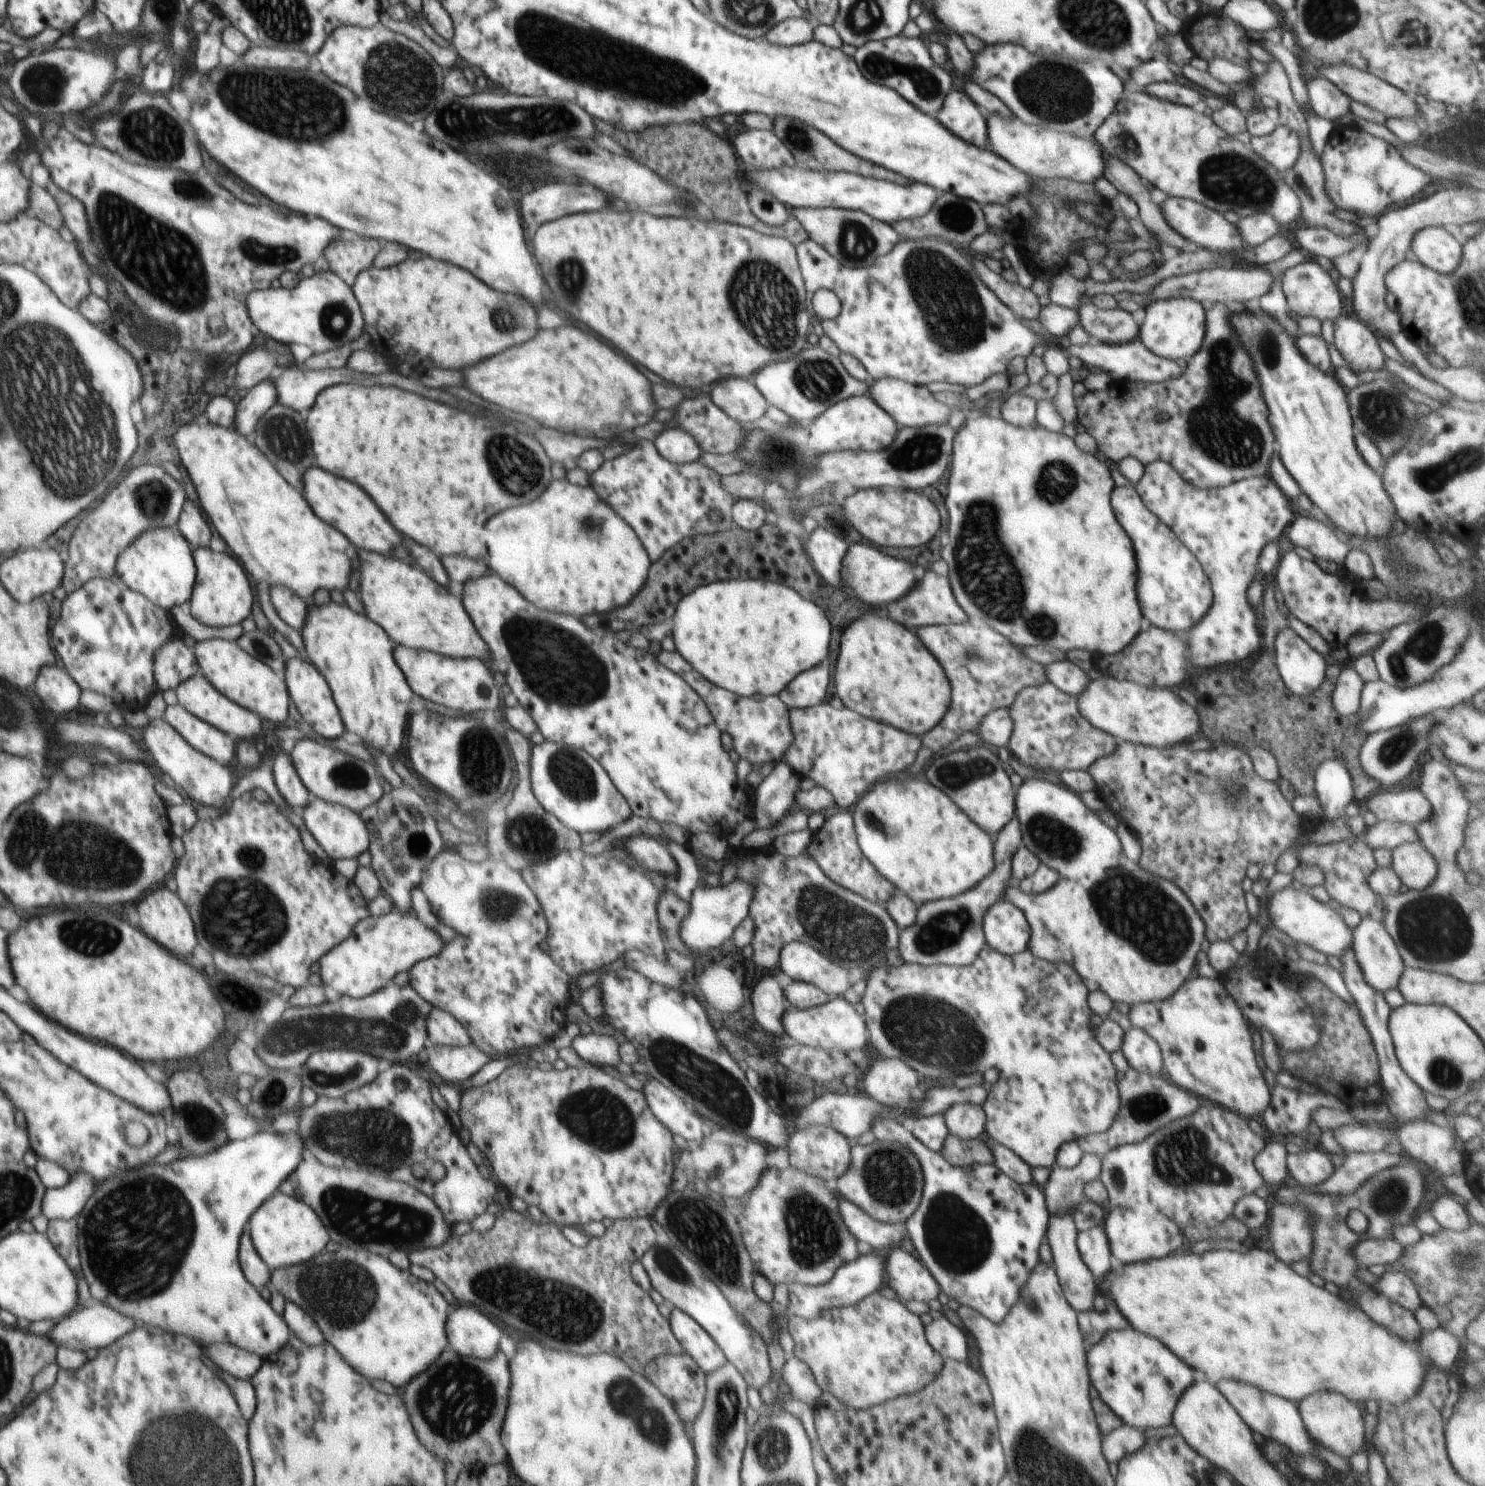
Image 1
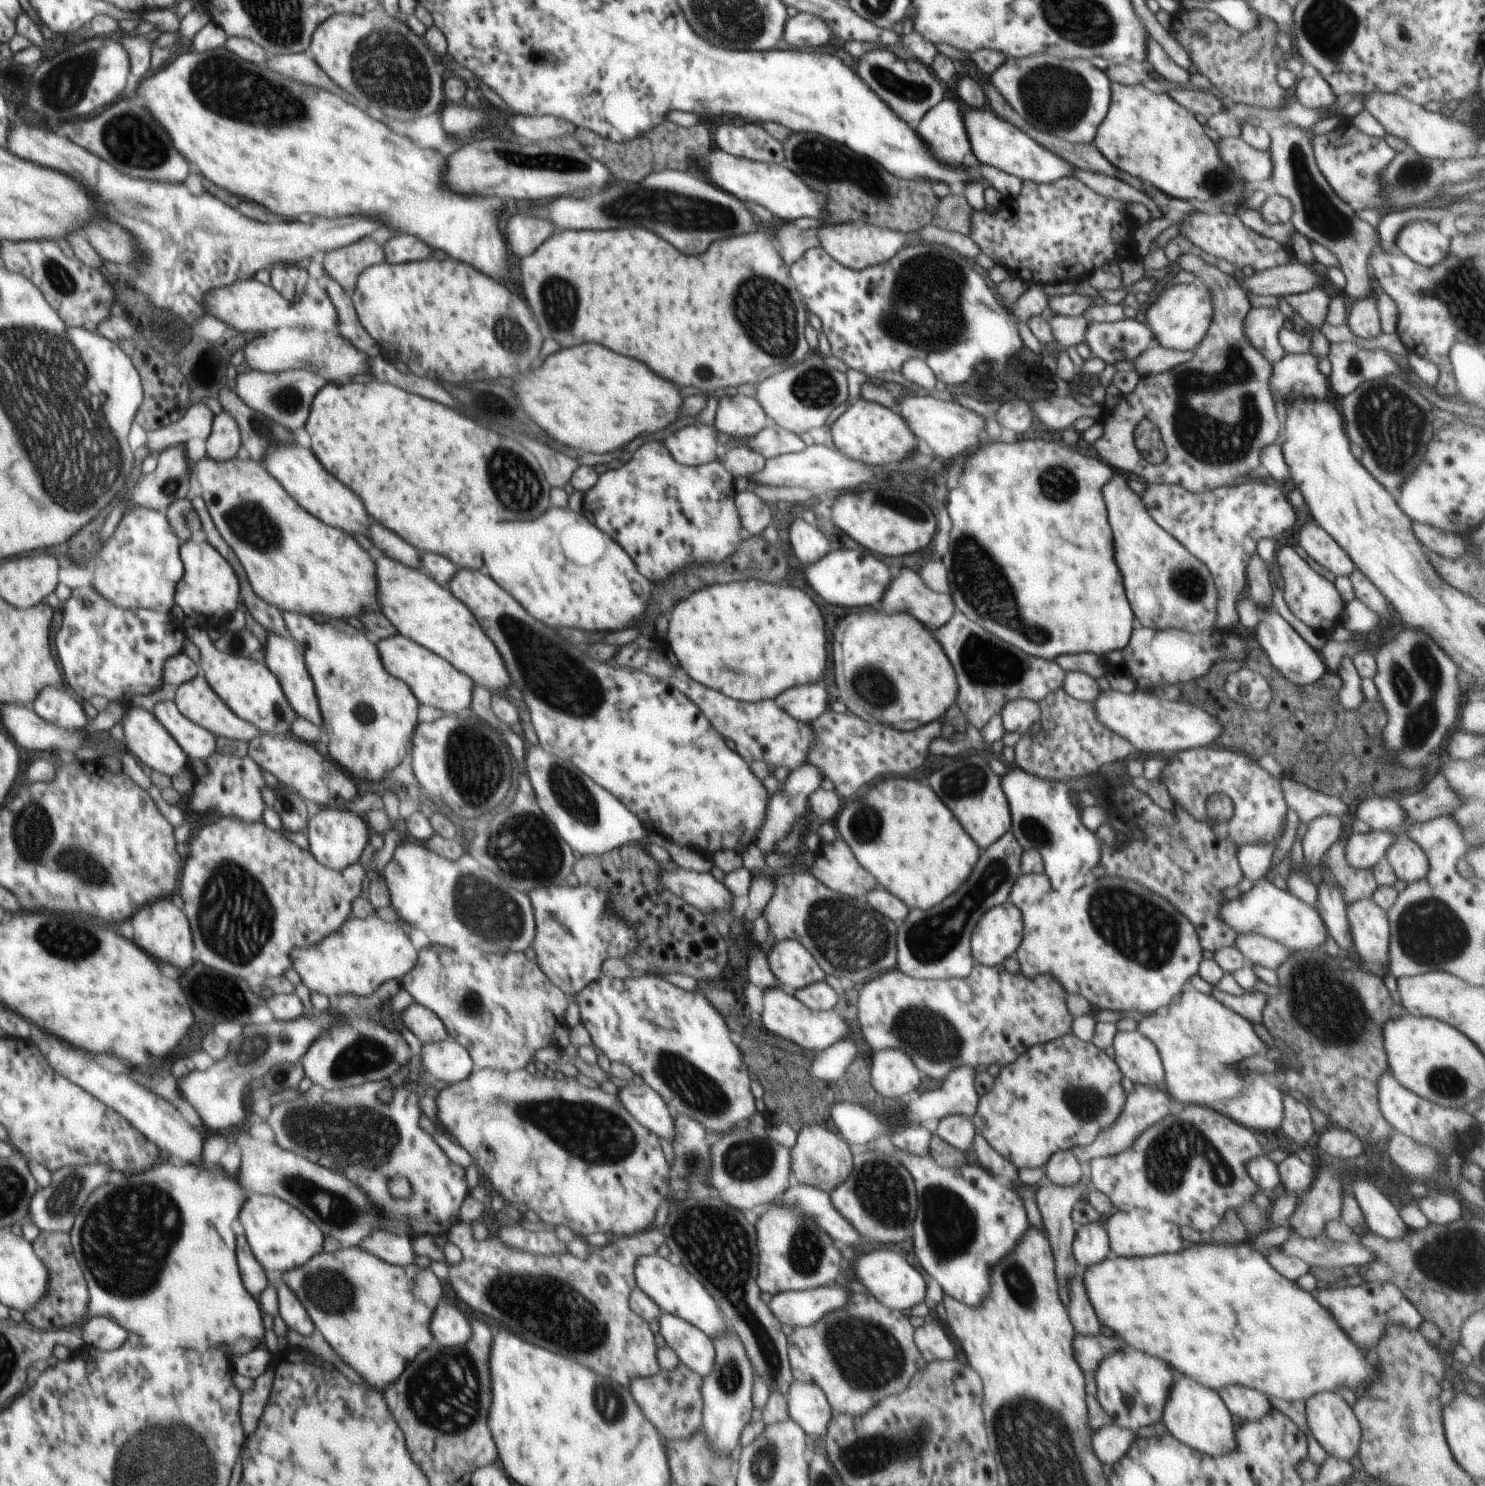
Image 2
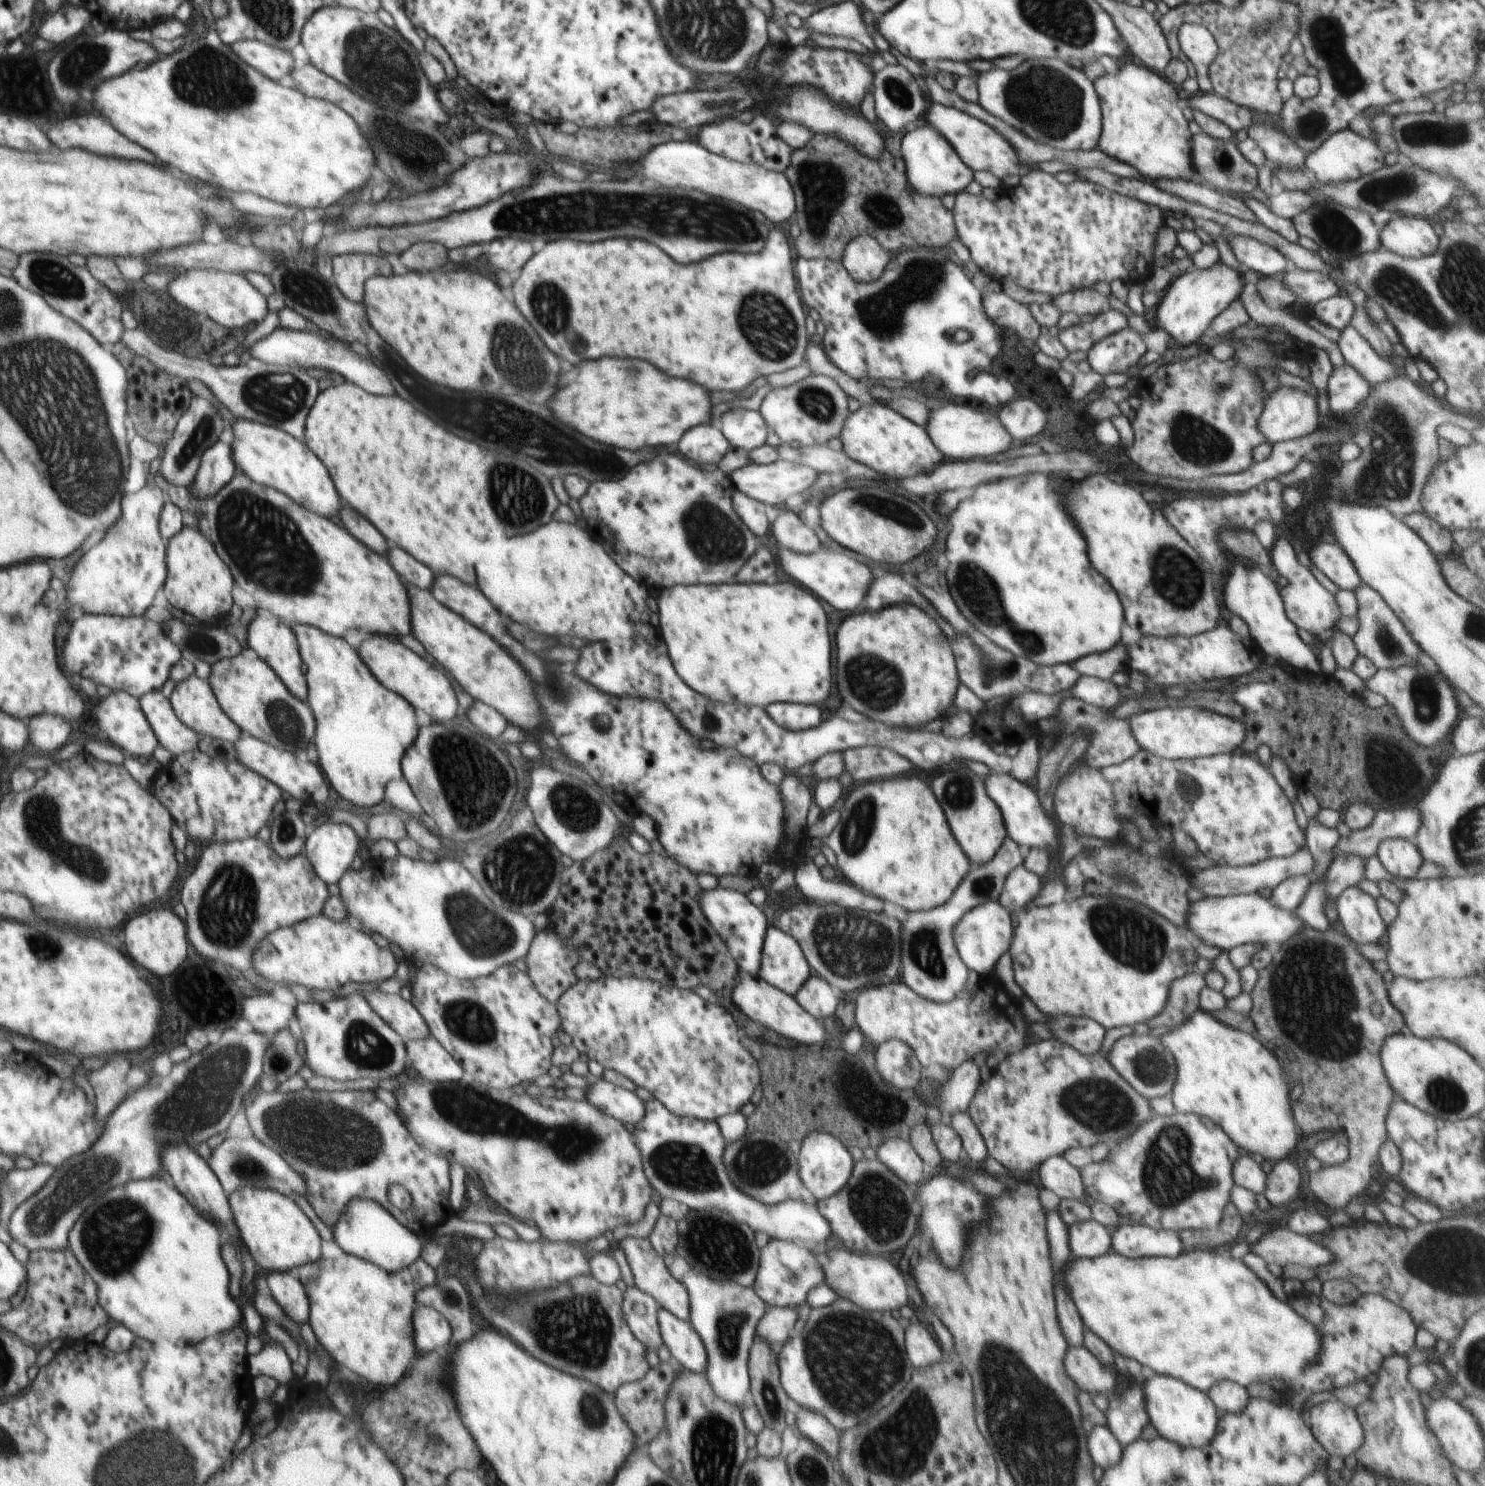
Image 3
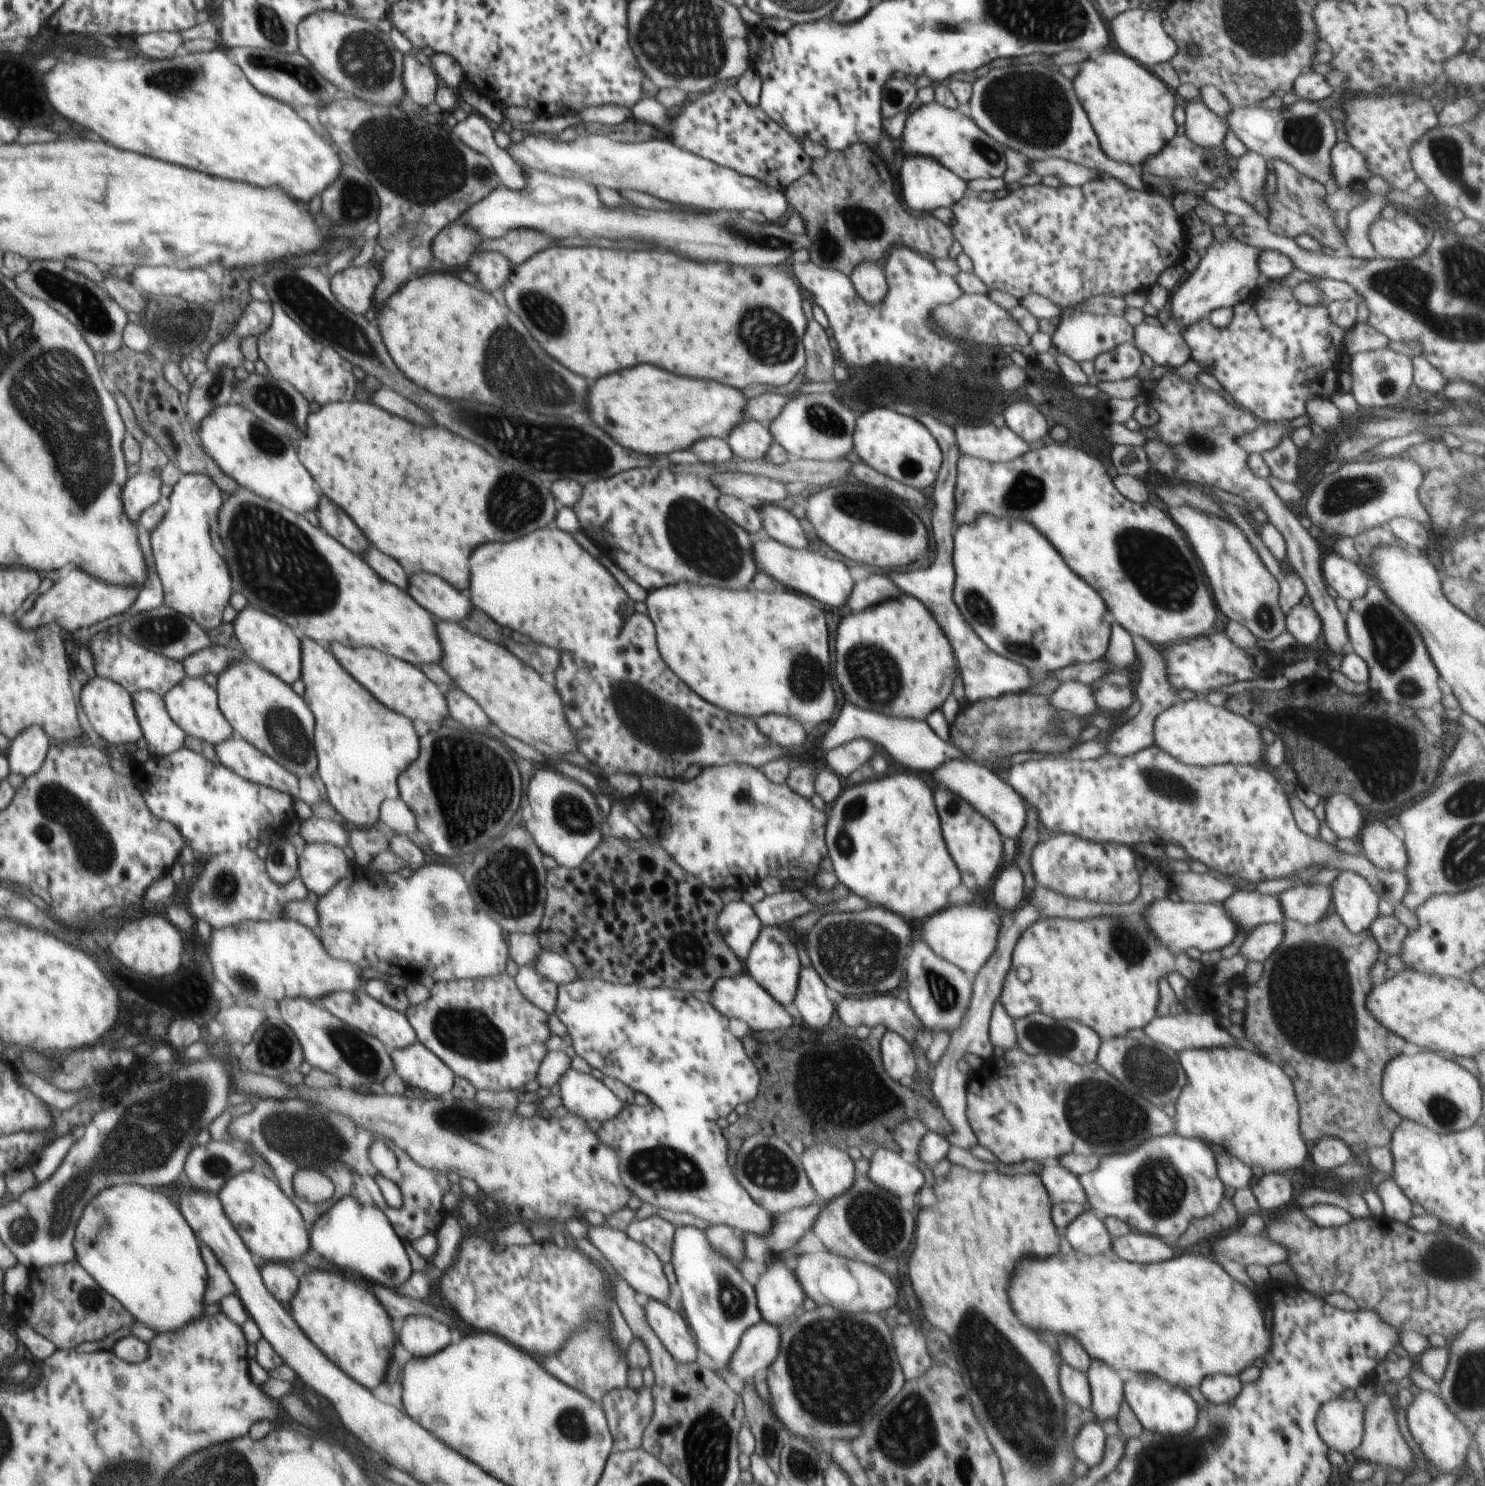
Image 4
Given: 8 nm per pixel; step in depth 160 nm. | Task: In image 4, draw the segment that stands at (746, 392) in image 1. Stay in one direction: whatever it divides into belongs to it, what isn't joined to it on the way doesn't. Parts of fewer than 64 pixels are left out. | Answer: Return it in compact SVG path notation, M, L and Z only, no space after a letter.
M744 420L726 438L731 451L741 460L756 460L761 462L774 442L768 429L758 421Z

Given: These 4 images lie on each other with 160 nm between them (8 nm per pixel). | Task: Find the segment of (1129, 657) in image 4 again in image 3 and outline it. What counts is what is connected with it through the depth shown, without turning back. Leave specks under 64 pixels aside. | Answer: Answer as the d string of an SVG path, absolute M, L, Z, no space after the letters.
M1120 640L1109 651L1094 653L1071 665L1081 674L1099 679L1111 679L1116 672L1128 672L1129 652L1127 646Z

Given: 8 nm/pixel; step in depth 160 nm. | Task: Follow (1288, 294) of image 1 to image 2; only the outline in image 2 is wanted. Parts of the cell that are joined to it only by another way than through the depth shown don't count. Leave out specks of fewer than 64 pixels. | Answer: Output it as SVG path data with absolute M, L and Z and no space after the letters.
M1324 286L1312 288L1308 292L1290 294L1284 300L1294 309L1296 317L1306 322L1312 330L1318 330L1326 322L1328 308L1330 308L1330 296L1324 291Z

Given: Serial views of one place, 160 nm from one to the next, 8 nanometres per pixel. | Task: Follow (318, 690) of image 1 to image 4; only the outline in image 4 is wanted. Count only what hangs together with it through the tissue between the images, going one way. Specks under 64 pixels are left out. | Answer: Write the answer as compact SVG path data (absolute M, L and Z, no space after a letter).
M246 604L237 614L233 628L245 656L251 661L265 668L287 685L291 686L301 678L301 640L290 625L252 604Z

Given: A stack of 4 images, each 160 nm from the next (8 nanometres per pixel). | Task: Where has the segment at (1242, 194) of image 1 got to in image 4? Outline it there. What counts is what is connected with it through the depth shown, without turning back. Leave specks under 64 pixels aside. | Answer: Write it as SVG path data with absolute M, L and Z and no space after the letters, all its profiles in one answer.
M1098 52L1098 58L1088 58L1076 78L1074 92L1082 102L1103 151L1116 162L1135 167L1156 154L1176 135L1174 121L1174 91L1152 71L1138 64L1126 53Z

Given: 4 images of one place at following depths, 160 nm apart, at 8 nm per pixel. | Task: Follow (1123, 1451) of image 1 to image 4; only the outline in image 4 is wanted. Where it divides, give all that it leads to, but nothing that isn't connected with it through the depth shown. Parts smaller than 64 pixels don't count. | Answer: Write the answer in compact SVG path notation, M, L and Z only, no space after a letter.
M1088 1421L1080 1426L1075 1434L1071 1452L1088 1467L1096 1466L1102 1460L1106 1439L1102 1426L1094 1421Z

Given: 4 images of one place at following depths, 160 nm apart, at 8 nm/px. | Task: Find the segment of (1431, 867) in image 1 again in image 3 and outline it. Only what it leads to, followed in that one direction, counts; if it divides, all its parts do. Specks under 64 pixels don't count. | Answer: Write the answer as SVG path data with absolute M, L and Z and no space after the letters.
M1405 838L1383 840L1377 848L1382 866L1398 881L1412 879L1424 862L1417 846Z

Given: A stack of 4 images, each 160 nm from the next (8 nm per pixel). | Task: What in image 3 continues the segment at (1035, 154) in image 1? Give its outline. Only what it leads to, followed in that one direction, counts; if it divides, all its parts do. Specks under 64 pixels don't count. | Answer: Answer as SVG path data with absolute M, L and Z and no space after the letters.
M930 102L922 121L938 131L956 151L960 160L969 166L973 172L986 171L999 179L1005 176L1019 176L1022 178L1034 167L1027 167L1017 159L1015 150L1002 138L988 123L982 122L976 117L940 103Z

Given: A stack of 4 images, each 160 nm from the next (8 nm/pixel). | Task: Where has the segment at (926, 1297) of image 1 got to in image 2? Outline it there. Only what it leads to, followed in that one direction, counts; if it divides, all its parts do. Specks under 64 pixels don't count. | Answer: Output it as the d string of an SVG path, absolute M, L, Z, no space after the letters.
M886 1248L862 1254L854 1262L854 1272L860 1284L886 1308L890 1310L908 1310L924 1302L927 1293L927 1283L922 1275L908 1263L900 1252L892 1252Z

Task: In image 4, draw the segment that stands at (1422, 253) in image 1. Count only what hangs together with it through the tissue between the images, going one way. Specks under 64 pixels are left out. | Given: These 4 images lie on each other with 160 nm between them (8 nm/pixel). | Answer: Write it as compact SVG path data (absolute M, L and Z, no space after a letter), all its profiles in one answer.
M1414 212L1398 213L1392 219L1376 217L1369 226L1369 240L1376 256L1401 261L1416 258L1428 248L1422 226L1410 216Z

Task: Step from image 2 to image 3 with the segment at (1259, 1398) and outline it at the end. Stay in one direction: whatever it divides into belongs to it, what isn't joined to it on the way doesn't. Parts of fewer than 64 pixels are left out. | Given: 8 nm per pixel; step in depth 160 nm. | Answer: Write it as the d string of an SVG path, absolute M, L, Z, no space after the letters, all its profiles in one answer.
M1222 1380L1218 1384L1213 1384L1206 1394L1210 1400L1213 1400L1215 1407L1220 1412L1228 1414L1240 1414L1250 1398L1244 1386L1230 1382L1230 1380Z

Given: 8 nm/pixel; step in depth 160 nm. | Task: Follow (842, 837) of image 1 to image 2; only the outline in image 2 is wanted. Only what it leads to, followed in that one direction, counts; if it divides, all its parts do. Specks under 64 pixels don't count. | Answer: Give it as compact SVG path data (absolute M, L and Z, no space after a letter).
M839 835L833 842L820 844L813 866L811 874L840 895L864 896L878 885L876 878L860 866L846 840Z

